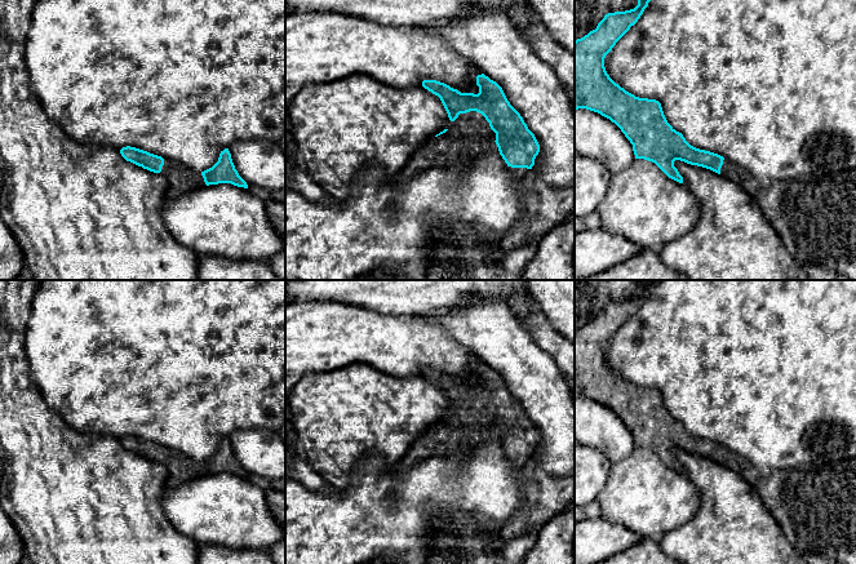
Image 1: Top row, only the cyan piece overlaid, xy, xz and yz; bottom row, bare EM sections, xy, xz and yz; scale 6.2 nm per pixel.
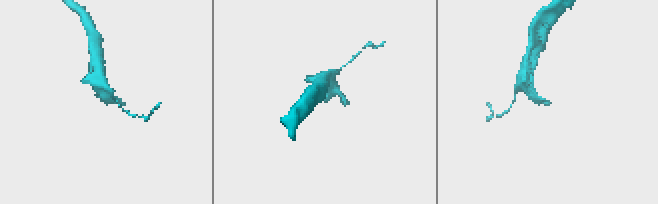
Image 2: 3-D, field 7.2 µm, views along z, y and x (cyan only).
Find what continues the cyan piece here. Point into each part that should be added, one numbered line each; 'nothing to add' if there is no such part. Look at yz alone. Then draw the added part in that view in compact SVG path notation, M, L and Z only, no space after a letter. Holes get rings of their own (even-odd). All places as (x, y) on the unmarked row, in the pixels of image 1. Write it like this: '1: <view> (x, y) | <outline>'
1: yz (815, 505) | M724 448L720 465L741 475L759 494L798 554L856 564L856 458L793 468L758 468Z

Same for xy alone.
1: xy (181, 469) | M164 448L160 463L168 470L168 487L178 487L185 481L207 475L201 462L172 449Z

